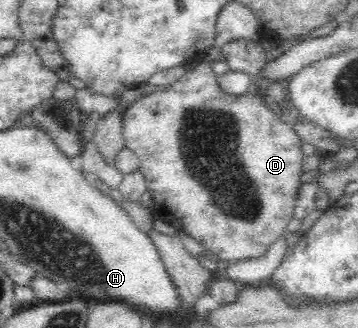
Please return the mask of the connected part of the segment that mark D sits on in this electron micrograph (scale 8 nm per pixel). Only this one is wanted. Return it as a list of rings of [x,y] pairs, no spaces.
[[[202,62],[192,70],[188,70],[176,81],[149,95],[144,95],[137,99],[123,113],[125,147],[132,148],[132,151],[140,158],[139,172],[145,177],[145,184],[152,197],[152,209],[156,217],[171,224],[178,231],[190,235],[196,243],[207,248],[221,258],[220,265],[243,261],[263,255],[284,233],[290,221],[294,218],[296,211],[296,200],[299,196],[299,189],[304,185],[302,178],[302,161],[306,156],[302,152],[302,145],[305,140],[297,131],[294,123],[290,123],[286,114],[274,111],[272,107],[266,105],[263,90],[251,90],[247,93],[231,93],[224,91],[223,84],[219,80],[219,75],[213,70],[211,62]]]

